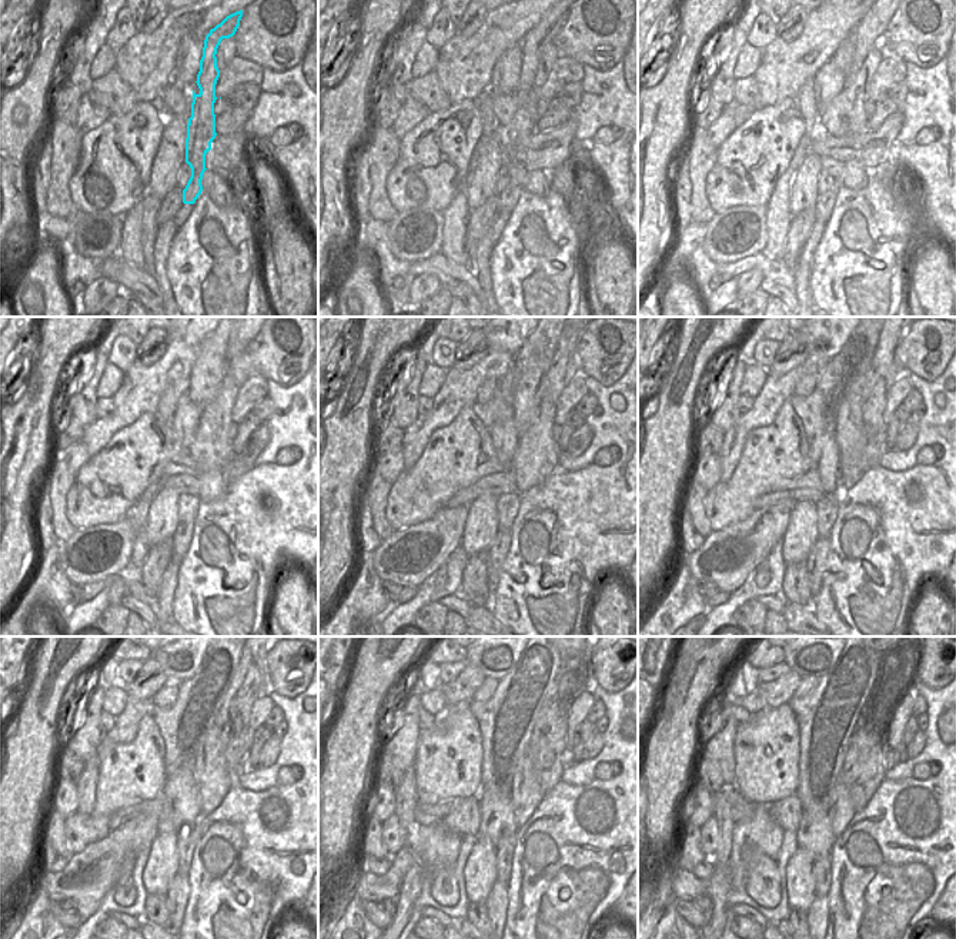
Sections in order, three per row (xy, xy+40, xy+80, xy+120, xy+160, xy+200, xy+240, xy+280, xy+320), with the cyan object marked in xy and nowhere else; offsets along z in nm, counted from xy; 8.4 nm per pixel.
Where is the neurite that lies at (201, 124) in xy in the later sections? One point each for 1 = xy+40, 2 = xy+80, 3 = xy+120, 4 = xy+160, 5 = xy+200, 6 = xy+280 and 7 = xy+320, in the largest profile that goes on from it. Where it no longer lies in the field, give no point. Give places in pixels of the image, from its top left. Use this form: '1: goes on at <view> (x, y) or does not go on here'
1: goes on at xy+40 (524, 123)
2: goes on at xy+80 (866, 34)
3: goes on at xy+120 (236, 346)
4: goes on at xy+160 (497, 552)
5: goes on at xy+200 (815, 562)
6: goes on at xy+280 (497, 902)
7: goes on at xy+320 (818, 911)

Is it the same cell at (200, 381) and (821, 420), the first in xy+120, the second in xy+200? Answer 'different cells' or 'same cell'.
same cell

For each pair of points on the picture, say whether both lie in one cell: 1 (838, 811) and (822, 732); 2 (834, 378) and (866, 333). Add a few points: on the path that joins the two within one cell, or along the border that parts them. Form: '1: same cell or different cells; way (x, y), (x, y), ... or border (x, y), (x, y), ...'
1: different cells; border (841, 781), (836, 788), (836, 801), (828, 811)
2: same cell; way (845, 367), (861, 344)

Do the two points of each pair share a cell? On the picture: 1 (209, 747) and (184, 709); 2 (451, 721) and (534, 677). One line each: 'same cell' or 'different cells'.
1: different cells
2: different cells

